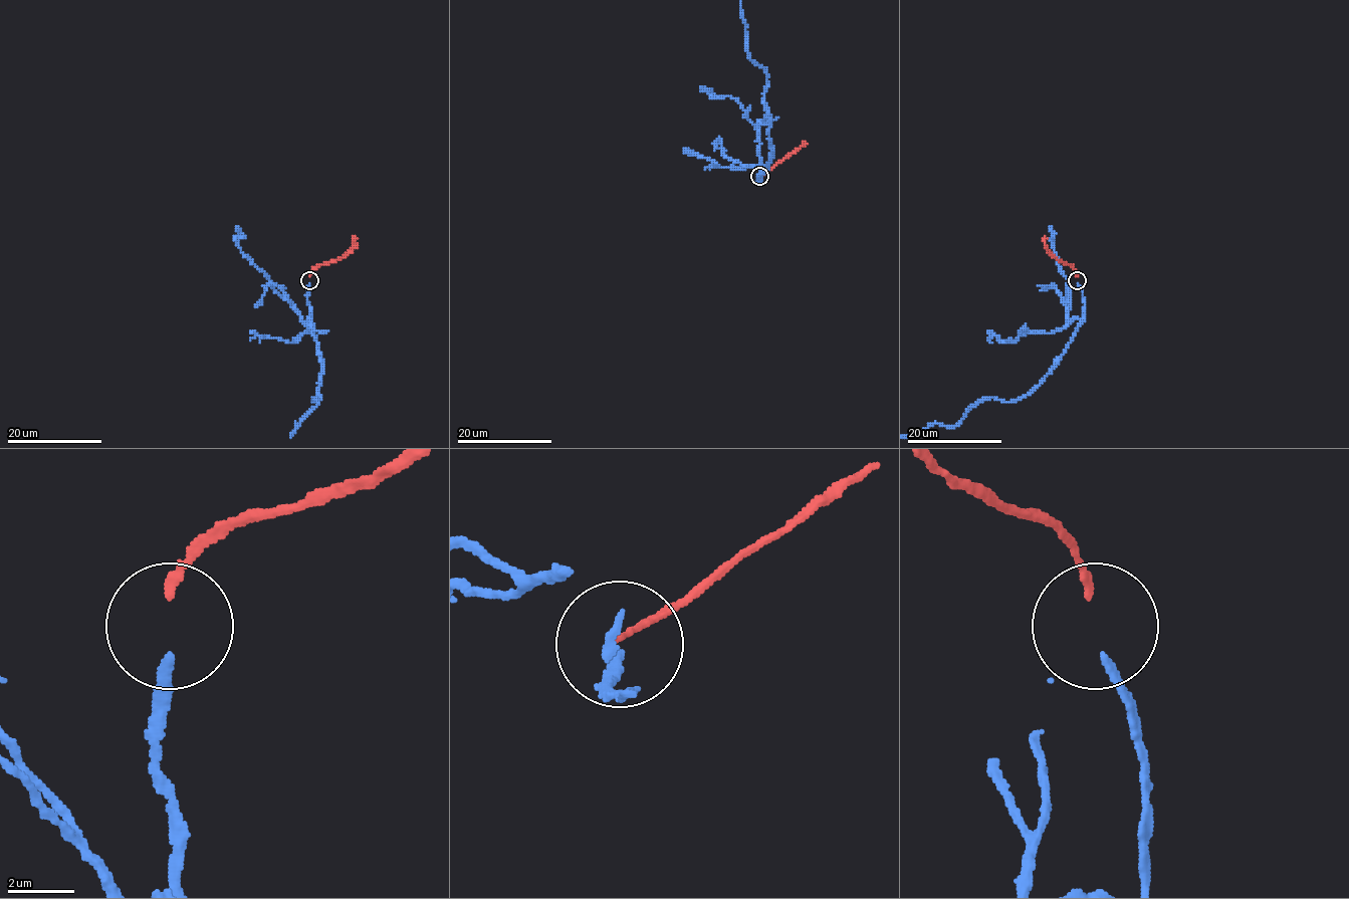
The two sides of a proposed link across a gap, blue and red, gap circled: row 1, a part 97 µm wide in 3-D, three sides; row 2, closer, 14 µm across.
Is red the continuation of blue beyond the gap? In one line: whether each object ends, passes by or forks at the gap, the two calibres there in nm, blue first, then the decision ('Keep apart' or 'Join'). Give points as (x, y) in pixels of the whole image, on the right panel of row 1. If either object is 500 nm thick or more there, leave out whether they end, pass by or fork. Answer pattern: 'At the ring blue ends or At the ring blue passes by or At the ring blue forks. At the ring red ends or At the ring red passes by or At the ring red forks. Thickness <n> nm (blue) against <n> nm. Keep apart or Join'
At the ring blue ends. At the ring red ends. Thickness 240 nm (blue) against 200 nm. Keep apart

